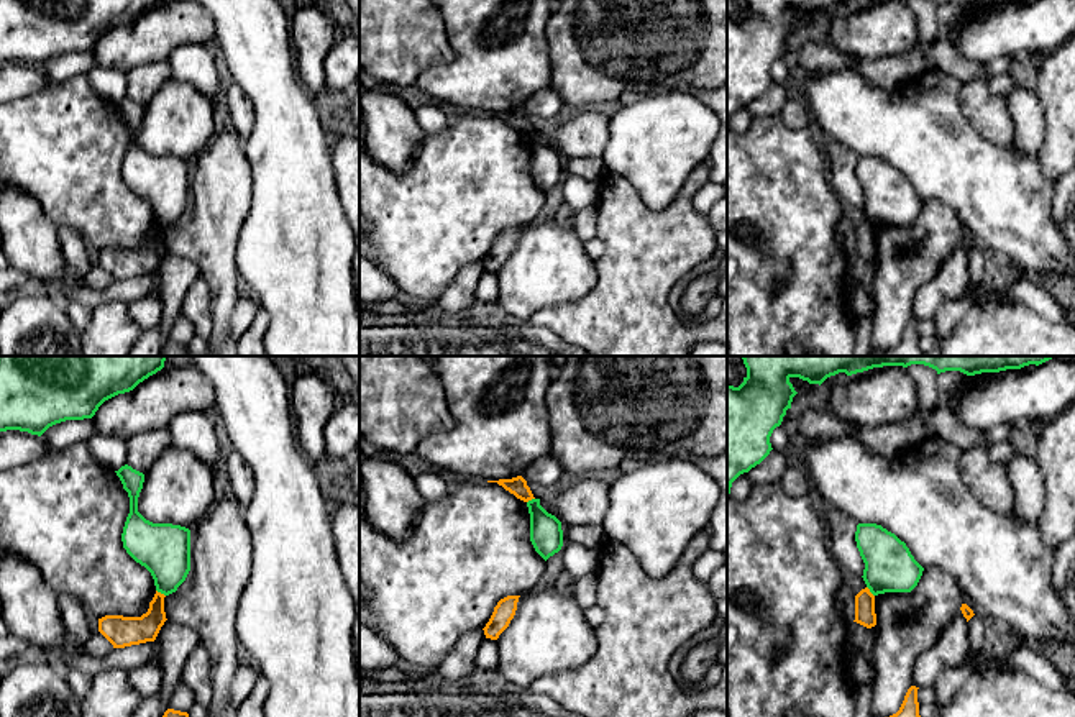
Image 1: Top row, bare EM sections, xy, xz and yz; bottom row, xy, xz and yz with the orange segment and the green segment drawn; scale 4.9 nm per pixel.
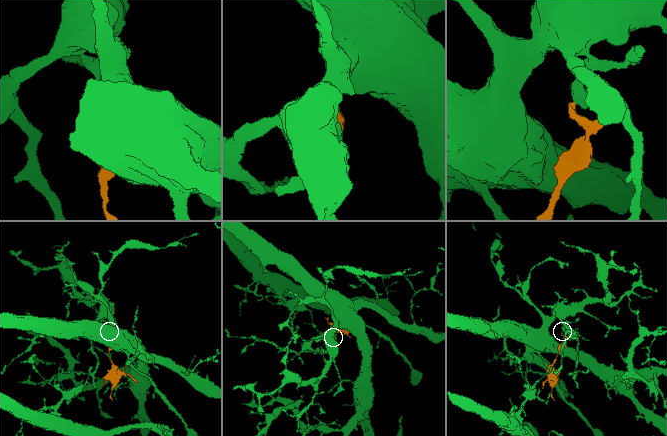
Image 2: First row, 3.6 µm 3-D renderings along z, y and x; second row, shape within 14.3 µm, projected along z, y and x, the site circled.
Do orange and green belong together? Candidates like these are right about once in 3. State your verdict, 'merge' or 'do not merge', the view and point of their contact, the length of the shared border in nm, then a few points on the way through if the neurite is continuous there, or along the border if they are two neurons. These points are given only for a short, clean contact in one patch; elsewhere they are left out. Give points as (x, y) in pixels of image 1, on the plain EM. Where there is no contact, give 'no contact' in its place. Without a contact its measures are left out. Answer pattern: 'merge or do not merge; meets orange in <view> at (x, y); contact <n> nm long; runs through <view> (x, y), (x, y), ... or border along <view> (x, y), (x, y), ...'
do not merge; meets orange in xy at (160, 225); contact 60 nm long; border along xy (156, 222), (164, 228)

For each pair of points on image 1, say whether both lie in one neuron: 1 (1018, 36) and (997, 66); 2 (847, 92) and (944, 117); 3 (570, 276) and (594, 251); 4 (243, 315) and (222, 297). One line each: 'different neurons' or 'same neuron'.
1: different neurons
2: same neuron
3: different neurons
4: different neurons

